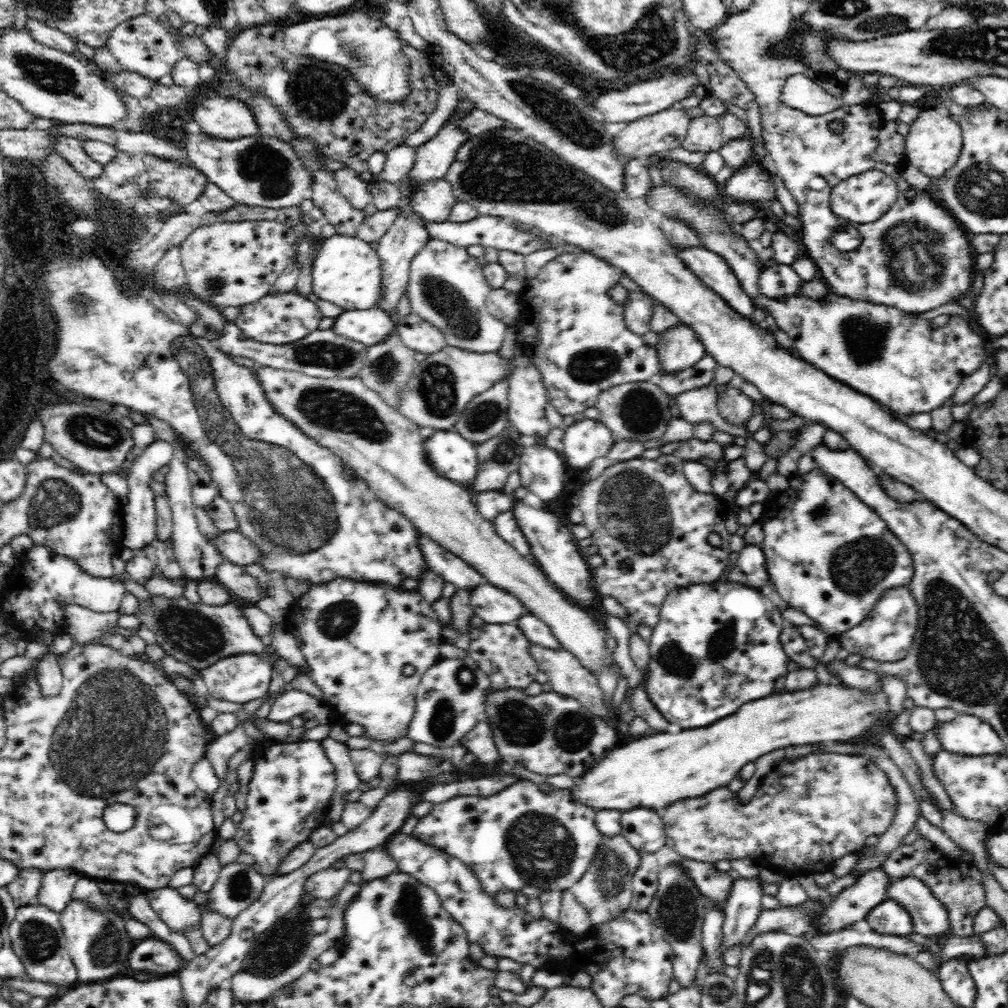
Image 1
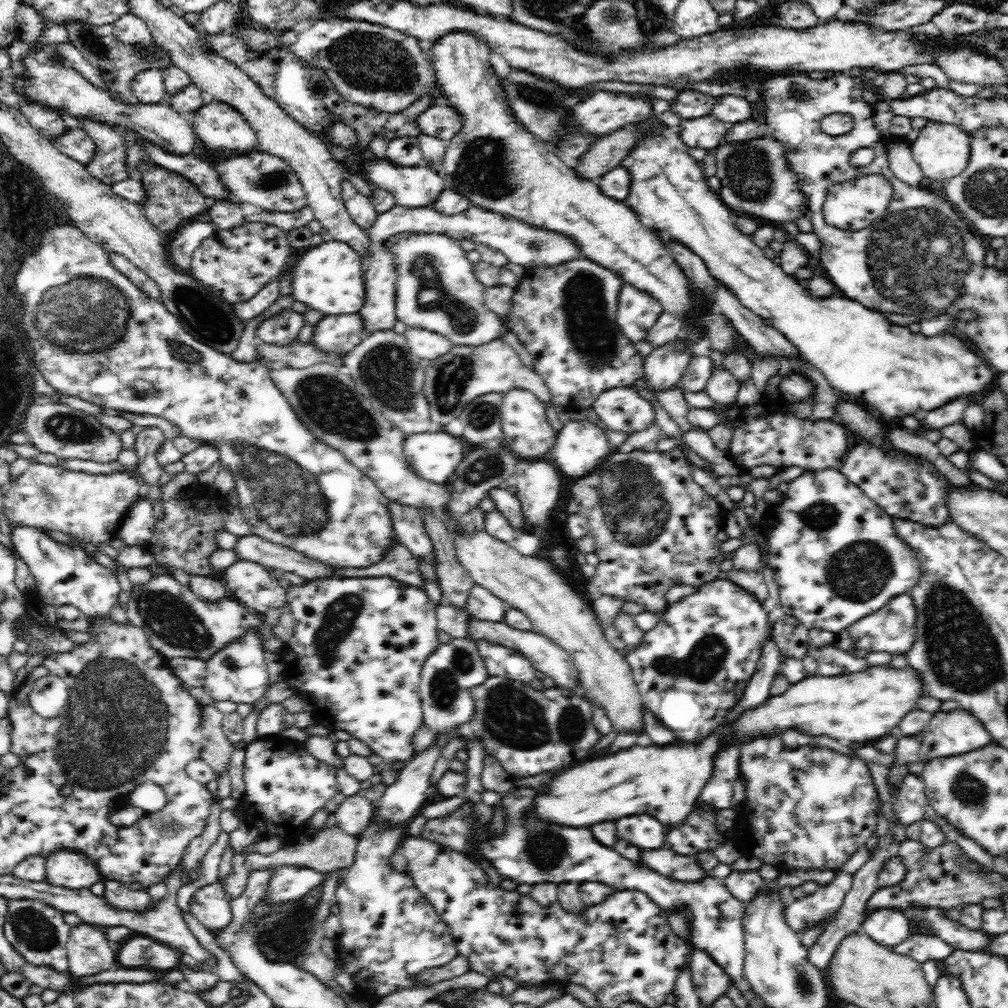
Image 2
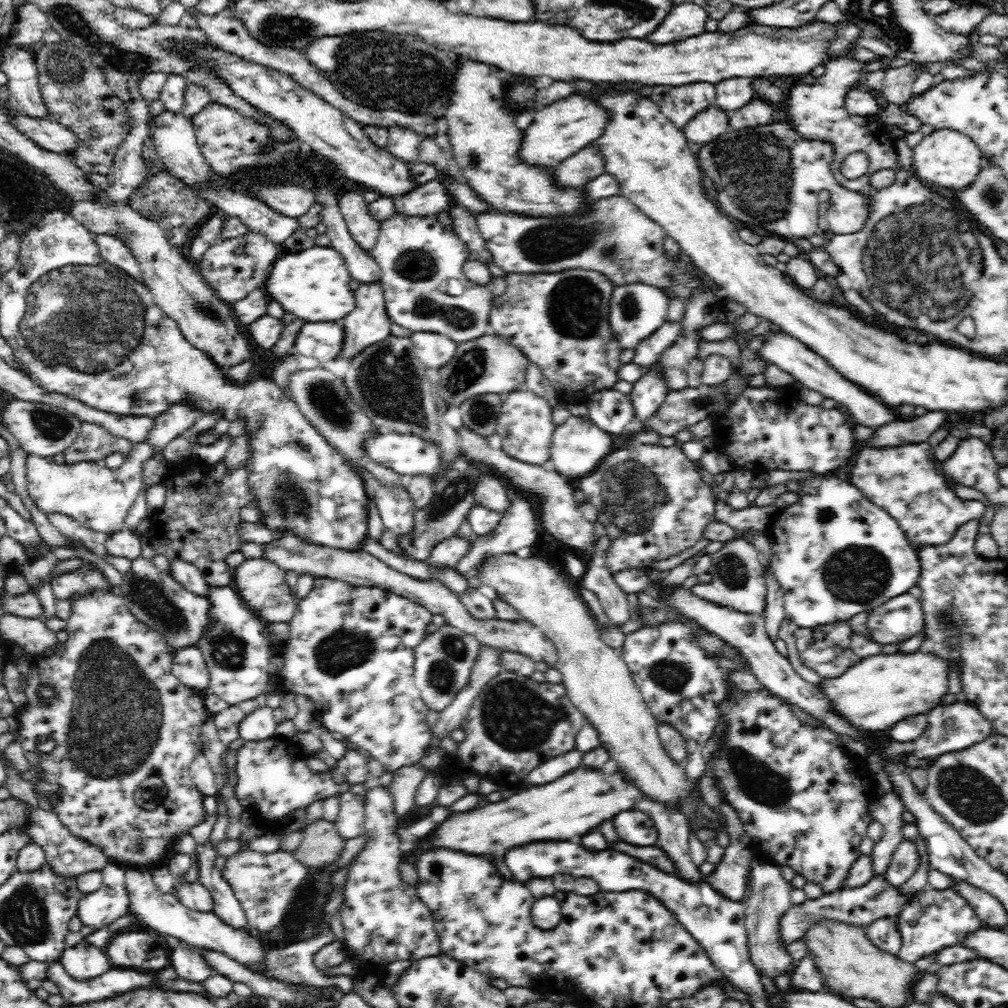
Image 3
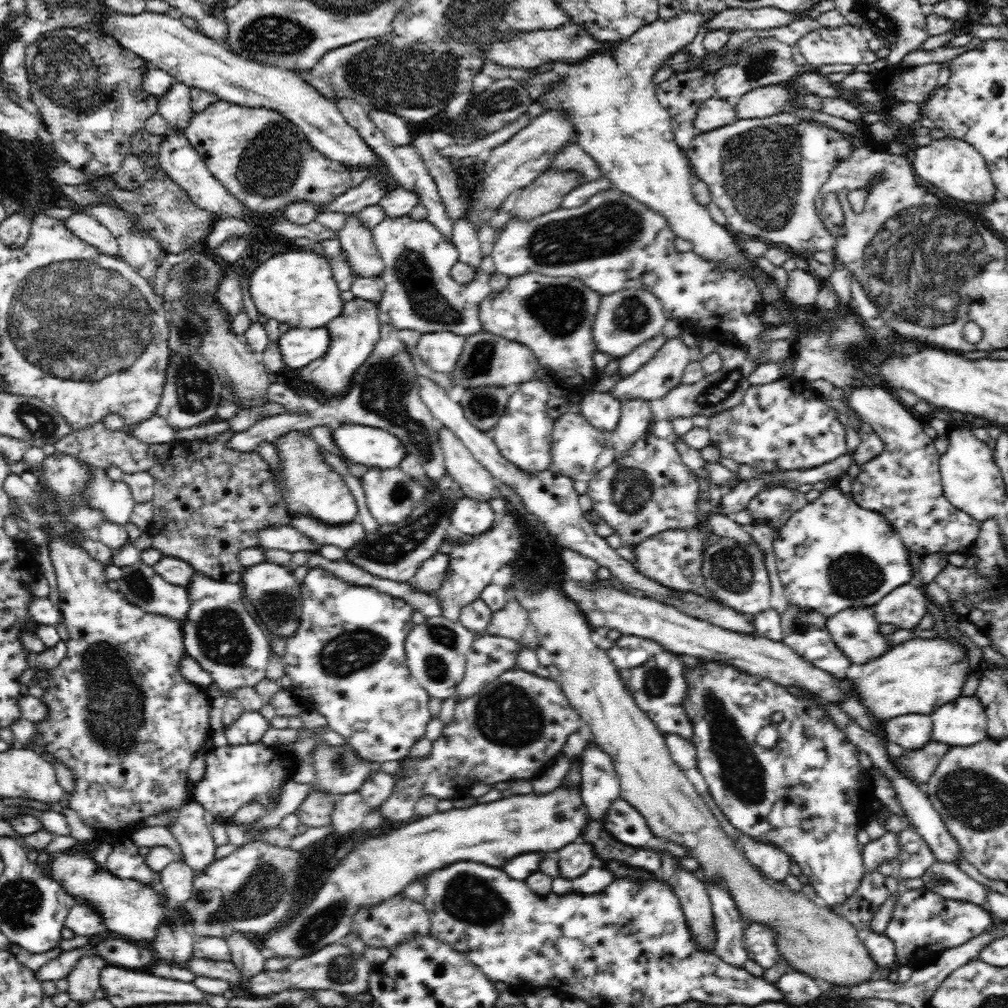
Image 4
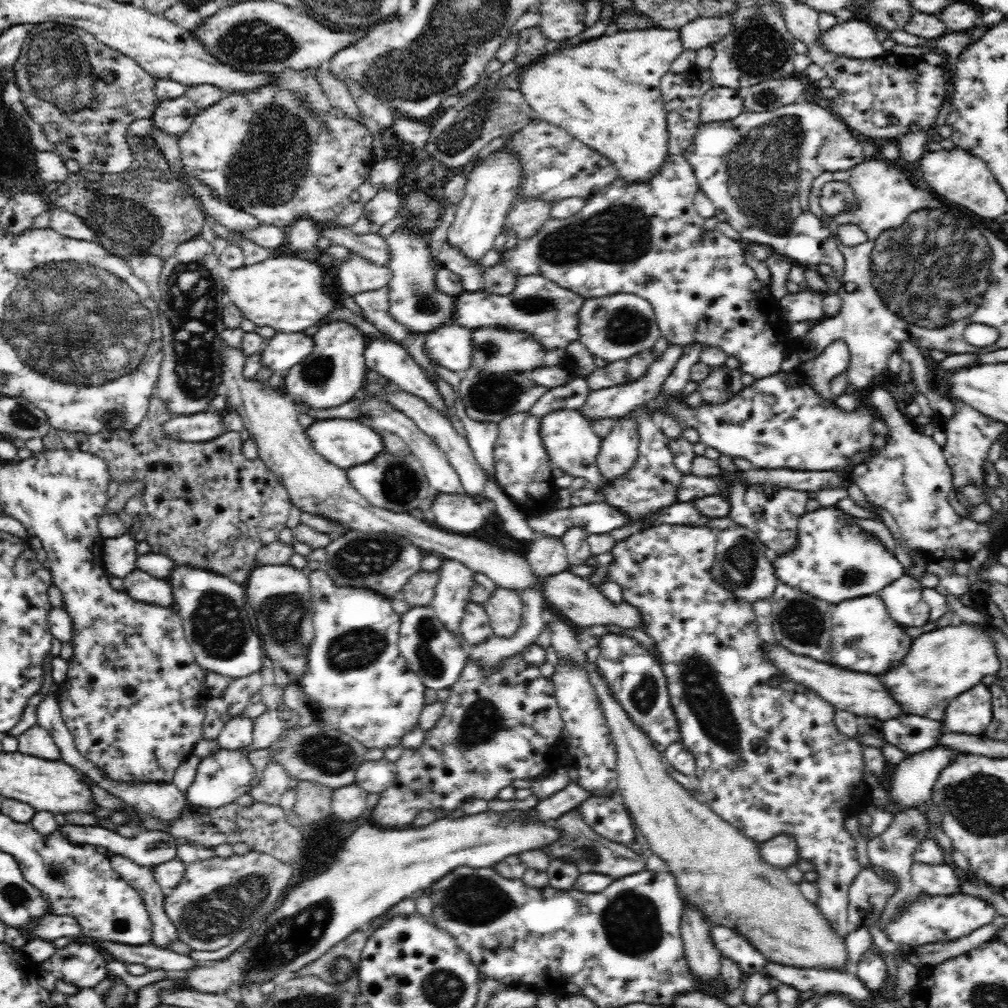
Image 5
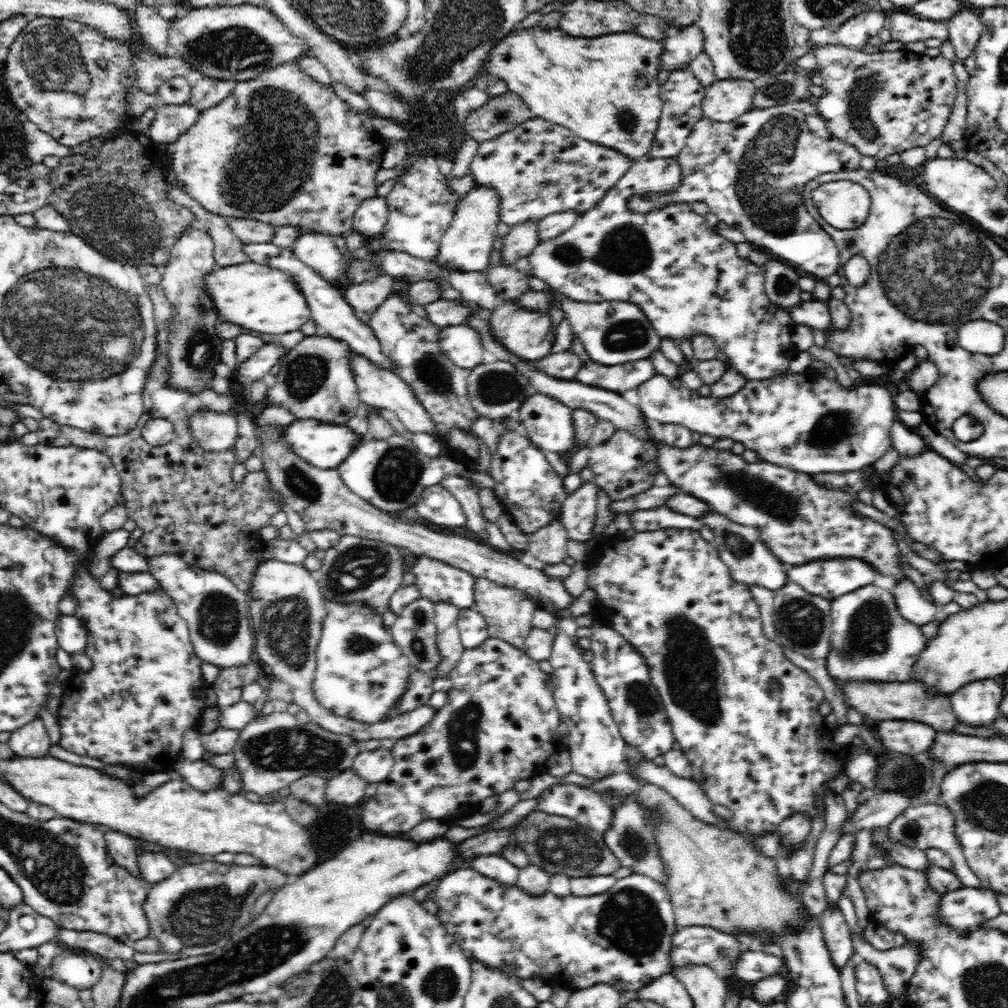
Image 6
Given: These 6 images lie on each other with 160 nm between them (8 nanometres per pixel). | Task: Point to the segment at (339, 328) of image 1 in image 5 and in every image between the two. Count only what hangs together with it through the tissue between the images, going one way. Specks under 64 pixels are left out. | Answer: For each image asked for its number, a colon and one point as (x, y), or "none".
2: (336, 335)
3: (322, 340)
4: (298, 346)
5: (282, 351)

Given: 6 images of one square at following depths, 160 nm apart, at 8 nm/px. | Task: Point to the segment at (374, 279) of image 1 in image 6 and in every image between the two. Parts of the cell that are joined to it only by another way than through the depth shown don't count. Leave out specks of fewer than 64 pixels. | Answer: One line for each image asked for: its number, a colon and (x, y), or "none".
2: (328, 279)
3: (312, 284)
4: (297, 288)
5: (285, 293)
6: (258, 298)

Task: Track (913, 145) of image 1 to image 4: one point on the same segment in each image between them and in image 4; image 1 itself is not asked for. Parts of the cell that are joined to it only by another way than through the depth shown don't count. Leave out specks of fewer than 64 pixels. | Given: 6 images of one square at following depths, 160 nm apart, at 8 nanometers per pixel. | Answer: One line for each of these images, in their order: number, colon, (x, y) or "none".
2: (943, 151)
3: (948, 158)
4: (953, 165)

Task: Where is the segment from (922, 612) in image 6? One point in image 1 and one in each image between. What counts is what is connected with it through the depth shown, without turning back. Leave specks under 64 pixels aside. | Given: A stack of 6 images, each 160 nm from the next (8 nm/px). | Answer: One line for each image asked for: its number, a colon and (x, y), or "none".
1: (886, 634)
2: (892, 629)
3: (898, 619)
4: (905, 606)
5: (906, 600)

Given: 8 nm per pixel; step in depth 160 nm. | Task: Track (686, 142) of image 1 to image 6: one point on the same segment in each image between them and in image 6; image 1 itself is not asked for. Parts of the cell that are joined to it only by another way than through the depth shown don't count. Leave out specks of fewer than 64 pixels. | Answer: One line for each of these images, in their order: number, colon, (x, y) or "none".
2: (706, 132)
3: (710, 123)
4: (716, 112)
5: (720, 103)
6: (725, 100)

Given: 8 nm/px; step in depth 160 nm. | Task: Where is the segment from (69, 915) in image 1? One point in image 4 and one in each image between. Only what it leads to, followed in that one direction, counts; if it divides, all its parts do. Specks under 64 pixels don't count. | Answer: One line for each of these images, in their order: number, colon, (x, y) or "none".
2: (89, 953)
3: (83, 962)
4: (84, 979)

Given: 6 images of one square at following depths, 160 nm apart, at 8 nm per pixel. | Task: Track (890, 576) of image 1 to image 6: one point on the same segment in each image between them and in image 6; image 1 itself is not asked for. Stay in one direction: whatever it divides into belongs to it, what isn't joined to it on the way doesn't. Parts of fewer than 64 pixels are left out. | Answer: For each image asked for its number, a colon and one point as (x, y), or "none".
2: (837, 557)
3: (835, 554)
4: (832, 554)
5: (834, 561)
6: (831, 578)

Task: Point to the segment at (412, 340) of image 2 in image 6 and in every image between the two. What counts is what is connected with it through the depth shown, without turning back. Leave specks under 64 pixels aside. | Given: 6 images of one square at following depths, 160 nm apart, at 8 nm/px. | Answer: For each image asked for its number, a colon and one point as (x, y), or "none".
3: (434, 350)
4: (441, 351)
5: (451, 345)
6: (463, 345)

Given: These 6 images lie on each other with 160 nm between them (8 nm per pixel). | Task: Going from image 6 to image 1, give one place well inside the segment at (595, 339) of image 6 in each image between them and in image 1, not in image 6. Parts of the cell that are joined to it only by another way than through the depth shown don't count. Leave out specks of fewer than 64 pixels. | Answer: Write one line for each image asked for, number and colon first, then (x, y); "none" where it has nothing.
1: (638, 307)
2: (637, 311)
3: (636, 311)
4: (624, 320)
5: (629, 327)

